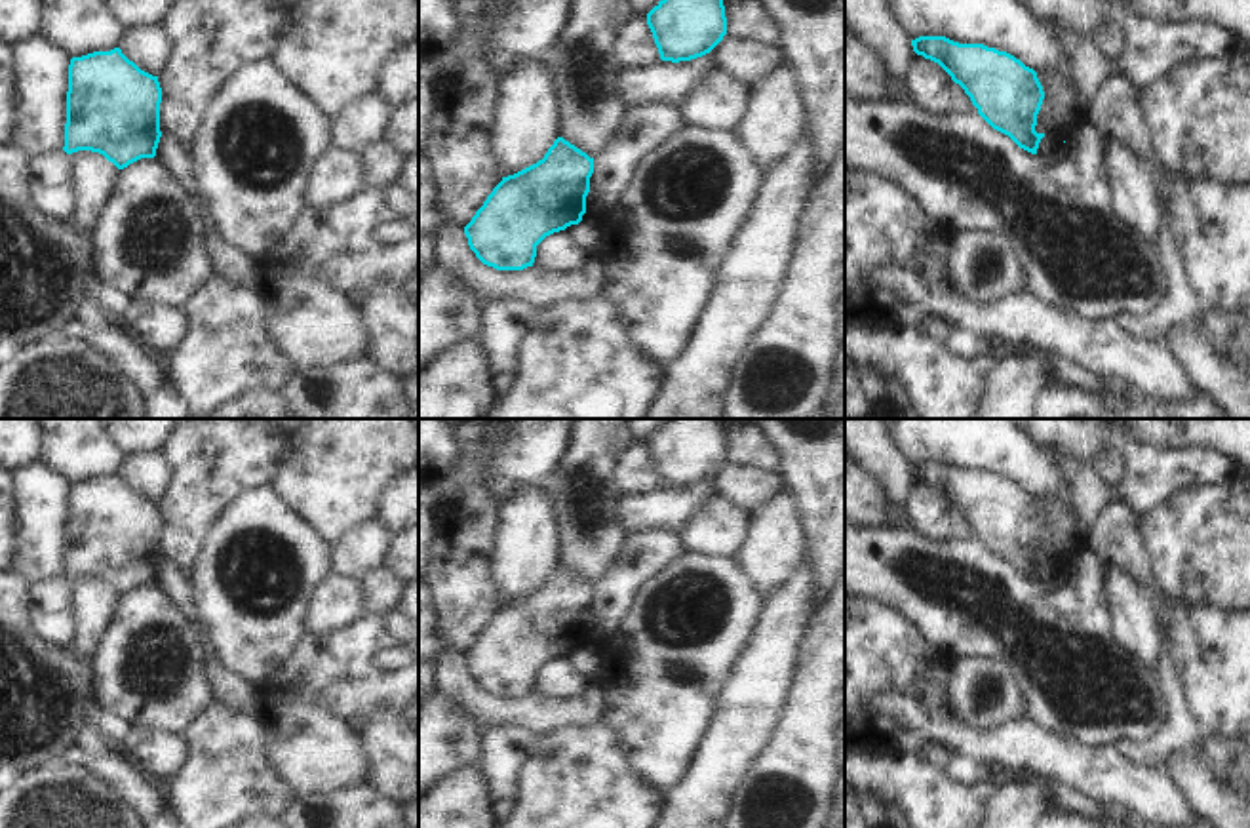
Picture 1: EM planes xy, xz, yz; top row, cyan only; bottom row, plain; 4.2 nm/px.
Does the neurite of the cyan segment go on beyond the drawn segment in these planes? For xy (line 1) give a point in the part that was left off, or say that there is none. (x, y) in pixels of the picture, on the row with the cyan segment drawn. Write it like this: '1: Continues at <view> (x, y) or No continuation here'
1: No continuation here

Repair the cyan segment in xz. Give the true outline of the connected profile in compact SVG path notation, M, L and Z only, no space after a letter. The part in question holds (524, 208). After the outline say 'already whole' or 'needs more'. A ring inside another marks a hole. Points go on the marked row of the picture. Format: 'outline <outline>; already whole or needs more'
outline M557 137L542 160L502 177L472 221L464 227L470 249L476 257L497 270L523 270L533 266L537 246L550 234L578 225L586 213L586 196L594 158Z; already whole

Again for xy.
outline M120 48L72 57L67 91L67 154L91 150L118 169L154 158L160 131L162 88Z; already whole

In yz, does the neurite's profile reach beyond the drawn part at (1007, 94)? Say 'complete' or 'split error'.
complete

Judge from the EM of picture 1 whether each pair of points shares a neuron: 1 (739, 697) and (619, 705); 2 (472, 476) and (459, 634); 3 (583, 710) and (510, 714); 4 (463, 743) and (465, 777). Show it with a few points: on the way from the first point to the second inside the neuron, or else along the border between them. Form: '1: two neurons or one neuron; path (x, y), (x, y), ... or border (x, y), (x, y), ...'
1: two neurons; border (737, 659), (718, 693), (712, 720), (699, 741)
2: one neuron; path (472, 516), (461, 549), (461, 594)
3: one neuron; path (566, 710), (527, 712)
4: two neurons; border (476, 758), (459, 764), (438, 779)

